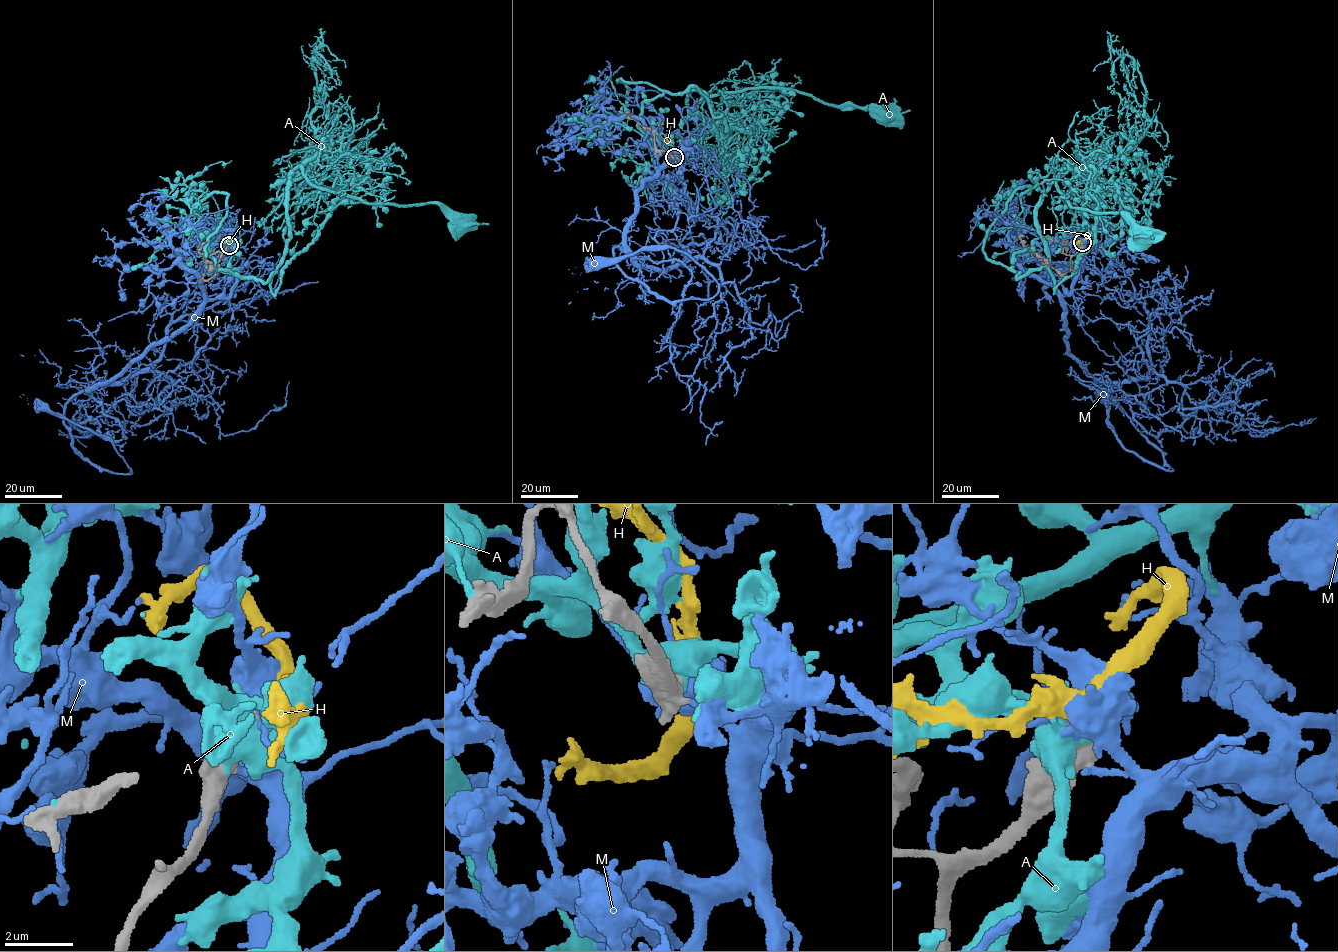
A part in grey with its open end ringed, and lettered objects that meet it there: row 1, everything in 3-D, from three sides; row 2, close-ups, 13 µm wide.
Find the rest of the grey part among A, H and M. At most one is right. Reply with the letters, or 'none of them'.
H

